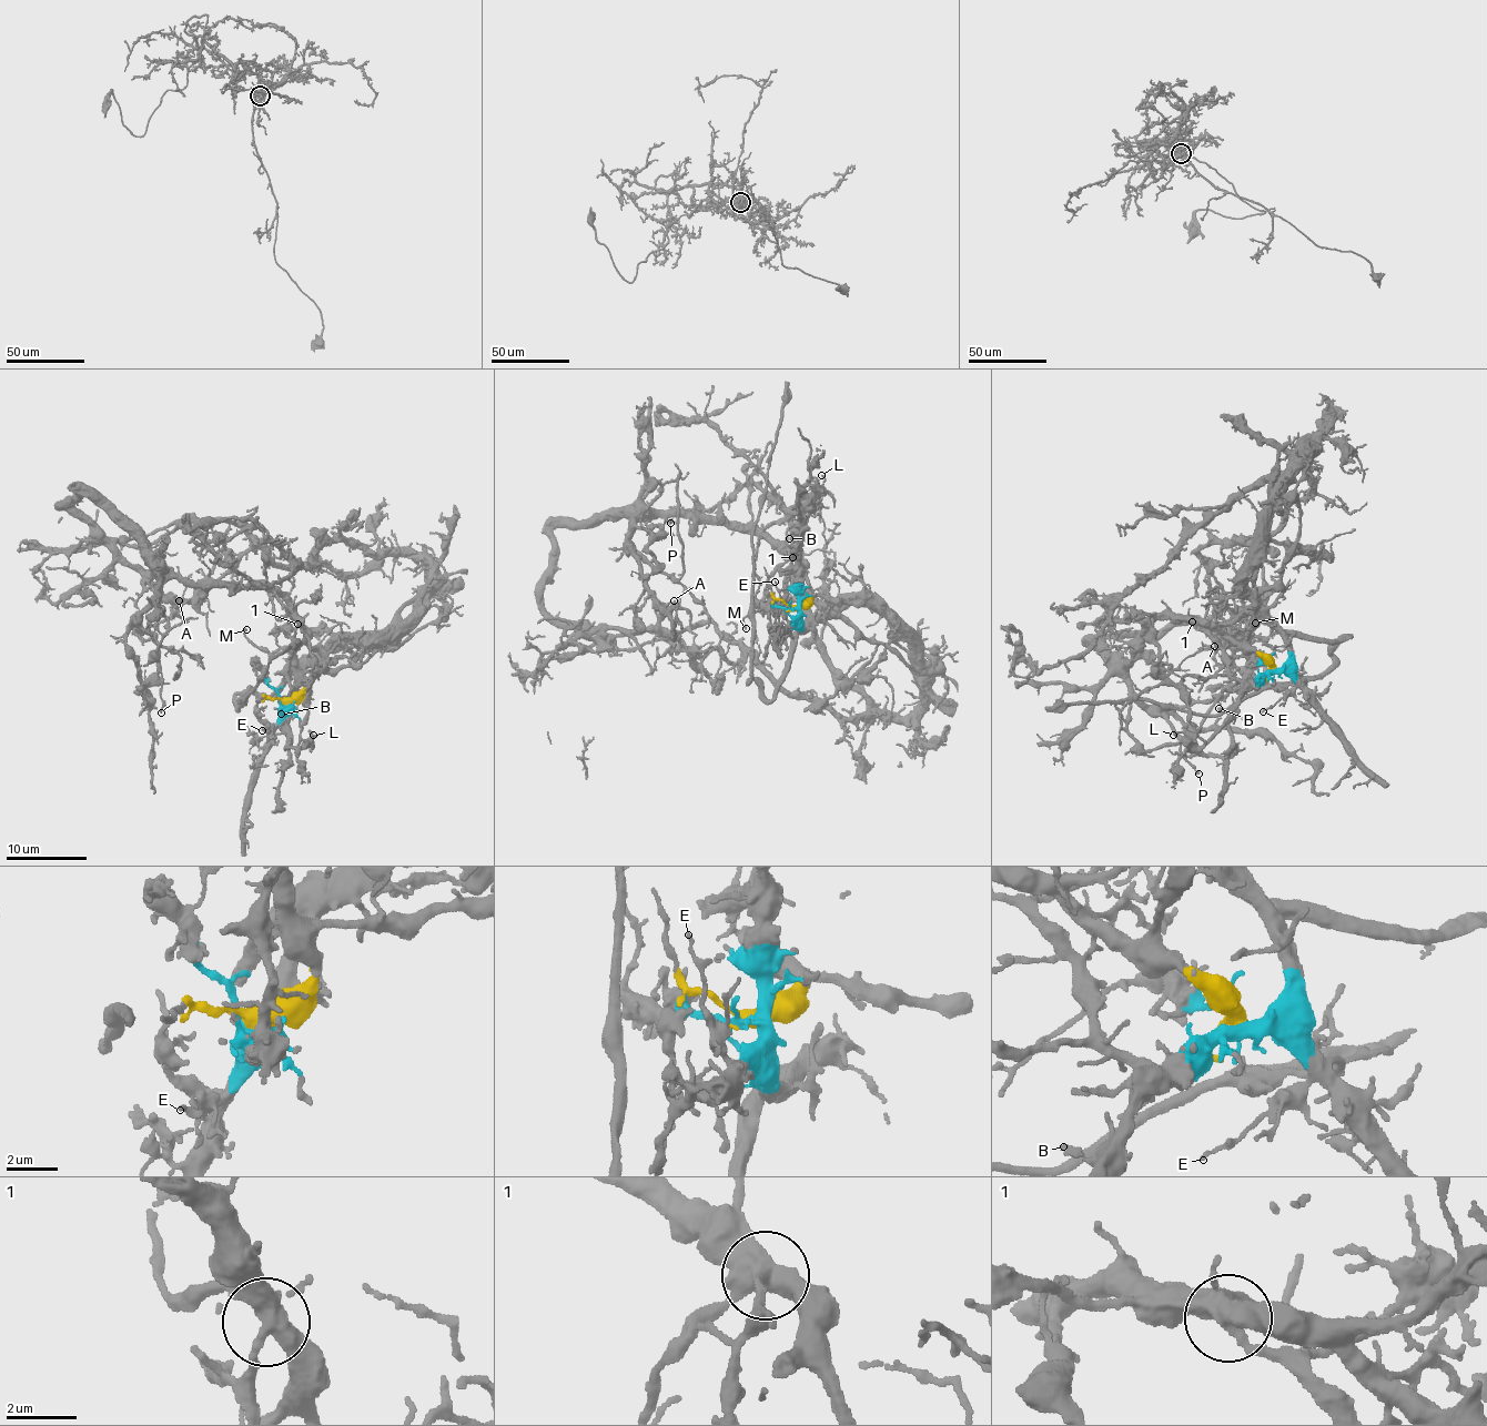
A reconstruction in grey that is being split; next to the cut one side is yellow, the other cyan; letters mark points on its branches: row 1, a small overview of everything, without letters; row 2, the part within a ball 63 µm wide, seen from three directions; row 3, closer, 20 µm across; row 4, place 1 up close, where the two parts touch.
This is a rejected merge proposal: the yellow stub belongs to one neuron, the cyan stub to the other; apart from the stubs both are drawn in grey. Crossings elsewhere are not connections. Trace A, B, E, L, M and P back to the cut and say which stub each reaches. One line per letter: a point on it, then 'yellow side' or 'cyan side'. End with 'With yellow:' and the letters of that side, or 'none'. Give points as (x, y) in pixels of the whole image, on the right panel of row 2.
A: place (1214, 646); yellow side
B: place (1219, 708); cyan side
E: place (1263, 711); cyan side
L: place (1173, 735); cyan side
M: place (1255, 623); yellow side
P: place (1199, 774); yellow side
With yellow: A, M, P

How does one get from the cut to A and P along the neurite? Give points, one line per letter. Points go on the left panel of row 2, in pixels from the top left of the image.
A: (282, 701), (302, 687), (305, 635), (275, 594), (178, 582), (79, 491), (62, 506), (180, 600)
P: (282, 701), (302, 687), (295, 656), (305, 635), (284, 600), (170, 578), (142, 625), (159, 650), (161, 714)

